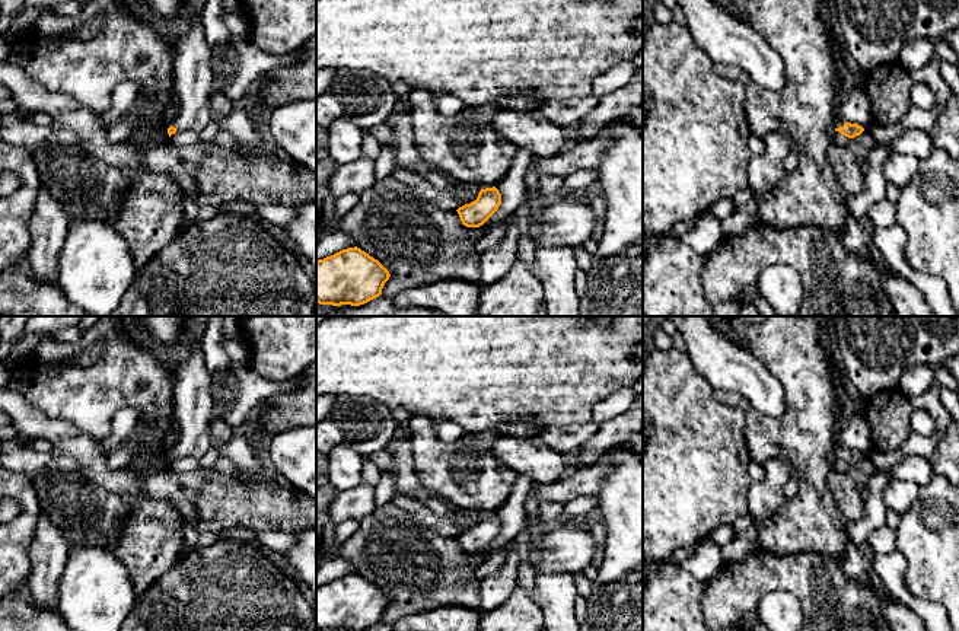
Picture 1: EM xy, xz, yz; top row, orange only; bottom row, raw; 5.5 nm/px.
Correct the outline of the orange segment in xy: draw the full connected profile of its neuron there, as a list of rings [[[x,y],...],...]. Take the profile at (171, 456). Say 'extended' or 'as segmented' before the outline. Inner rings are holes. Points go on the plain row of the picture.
extended; [[[188,345],[188,358],[179,363],[173,385],[173,418],[179,439],[168,455],[169,463],[176,458],[201,459],[213,446],[208,424],[217,411],[211,392],[211,373],[204,360],[203,345]]]

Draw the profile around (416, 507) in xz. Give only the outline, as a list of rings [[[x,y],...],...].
[[[396,494],[392,503],[437,535],[456,538],[465,530],[463,522],[453,517],[437,516],[426,506],[426,501],[420,498]]]

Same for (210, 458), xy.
[[[213,446],[201,459],[198,459],[200,462],[200,468],[204,469],[211,469],[214,468],[217,459],[220,458],[220,446]]]

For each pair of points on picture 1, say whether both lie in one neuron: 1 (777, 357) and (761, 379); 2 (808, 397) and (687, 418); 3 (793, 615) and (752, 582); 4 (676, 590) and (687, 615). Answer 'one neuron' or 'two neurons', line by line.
1: two neurons
2: two neurons
3: two neurons
4: one neuron

